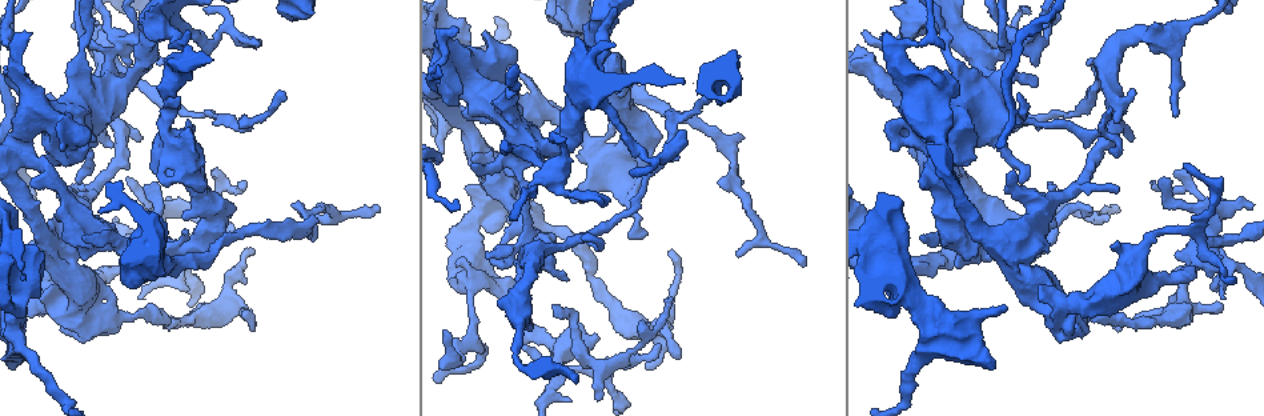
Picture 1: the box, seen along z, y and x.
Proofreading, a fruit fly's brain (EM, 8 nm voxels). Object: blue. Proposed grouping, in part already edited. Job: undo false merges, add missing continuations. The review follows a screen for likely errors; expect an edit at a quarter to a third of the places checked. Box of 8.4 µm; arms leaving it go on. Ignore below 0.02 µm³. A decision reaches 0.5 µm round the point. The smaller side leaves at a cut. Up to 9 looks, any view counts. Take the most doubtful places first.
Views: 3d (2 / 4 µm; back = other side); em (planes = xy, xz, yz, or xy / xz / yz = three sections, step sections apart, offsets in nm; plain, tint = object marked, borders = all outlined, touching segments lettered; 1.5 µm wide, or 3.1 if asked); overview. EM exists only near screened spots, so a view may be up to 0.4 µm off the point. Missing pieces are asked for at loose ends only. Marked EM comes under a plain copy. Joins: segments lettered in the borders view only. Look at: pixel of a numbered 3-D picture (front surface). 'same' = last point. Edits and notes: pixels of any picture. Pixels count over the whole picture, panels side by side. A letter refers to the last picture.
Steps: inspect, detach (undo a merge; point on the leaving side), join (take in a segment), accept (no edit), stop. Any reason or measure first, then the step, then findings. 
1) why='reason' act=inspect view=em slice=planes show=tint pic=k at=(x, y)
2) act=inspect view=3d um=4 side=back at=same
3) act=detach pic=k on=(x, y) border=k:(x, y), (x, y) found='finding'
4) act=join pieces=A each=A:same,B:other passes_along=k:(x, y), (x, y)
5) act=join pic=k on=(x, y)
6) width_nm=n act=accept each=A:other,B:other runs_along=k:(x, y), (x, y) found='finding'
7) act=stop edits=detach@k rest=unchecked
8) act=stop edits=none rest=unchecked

why='free end' act=inspect view=em slice=planes show=borders pic=1 at=(1176, 115)

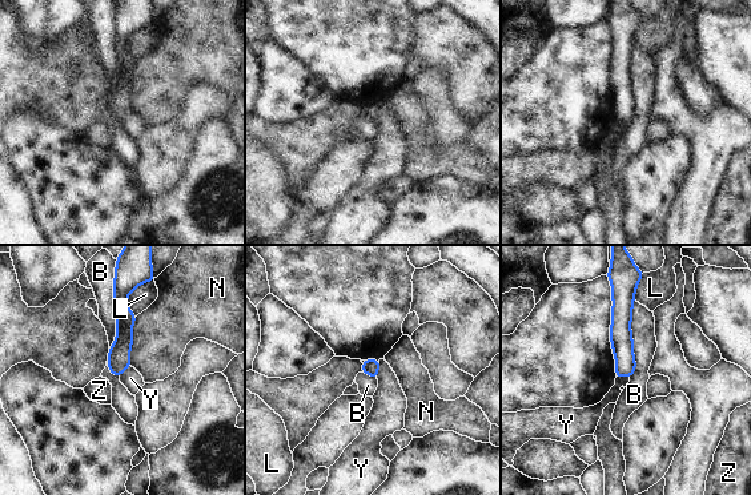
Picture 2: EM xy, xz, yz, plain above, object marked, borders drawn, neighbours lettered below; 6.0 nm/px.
act=accept each=B:other,L:other,N:other,Y:other,Z:other border=2:(634, 300), (635, 370), (630, 377) found='none of them fits'

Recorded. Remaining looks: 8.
why='free end' act=inspect view=em um=3.1 slice=planes show=borders pic=1 at=(258, 44)

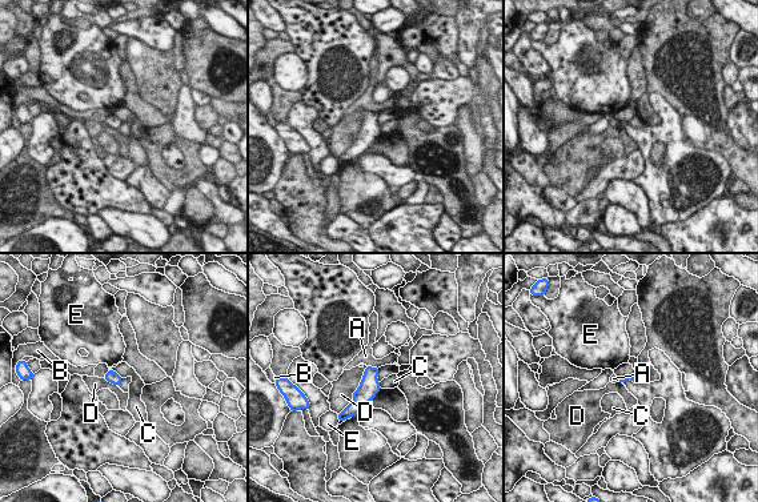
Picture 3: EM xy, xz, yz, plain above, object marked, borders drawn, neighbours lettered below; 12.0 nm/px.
act=accept each=A:other,B:other,C:other,D:other,E:other border=3:(636, 372), (630, 376), (620, 377) found='none of them fits'

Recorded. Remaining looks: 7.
why='free end' act=inspect view=3d um=2 pic=1 at=(1103, 221)

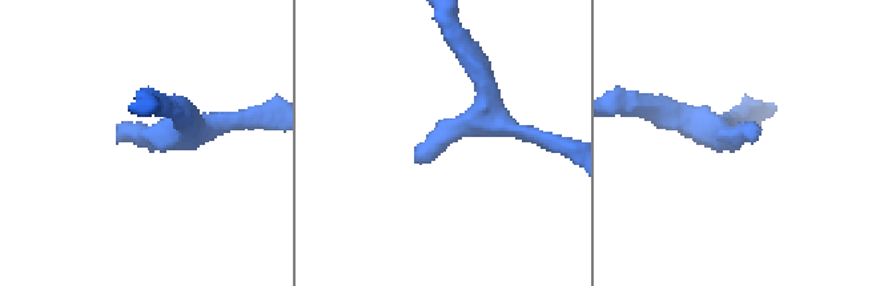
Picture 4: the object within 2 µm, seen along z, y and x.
why='need the tissue' act=inspect view=em slice=xy step=4 show=tint pic=4 at=(417, 151)

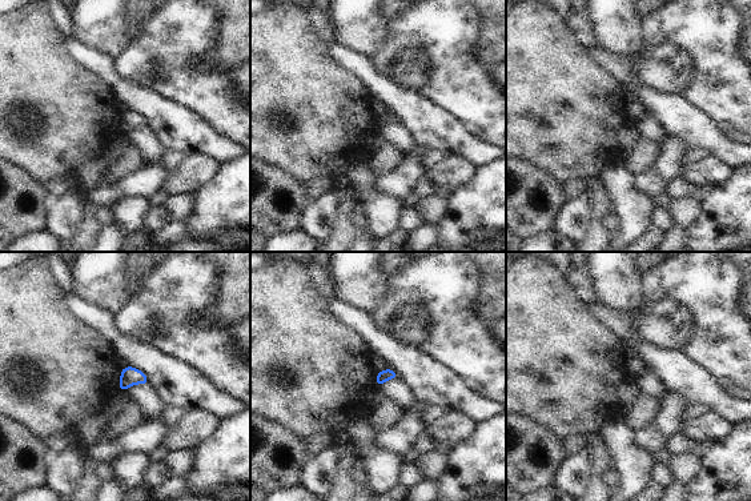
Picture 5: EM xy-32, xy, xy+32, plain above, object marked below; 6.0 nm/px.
act=inspect view=em slice=xy step=4 show=borders at=same

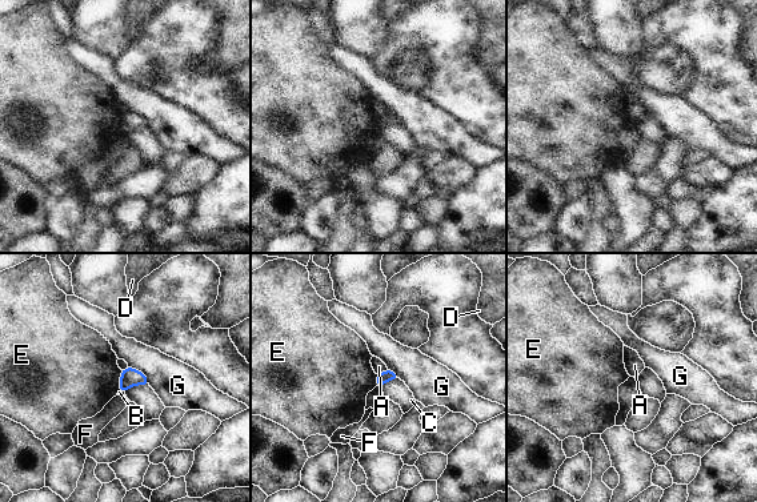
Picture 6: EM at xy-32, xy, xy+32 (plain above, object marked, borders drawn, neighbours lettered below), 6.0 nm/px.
act=accept each=A:other,B:other,C:other,D:other,E:other,F:other,G:other border=6:(121, 370), (119, 390) found='none of them fits'

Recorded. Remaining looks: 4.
why='free end' act=inspect view=em slice=planes show=borders pic=1 at=(642, 236)

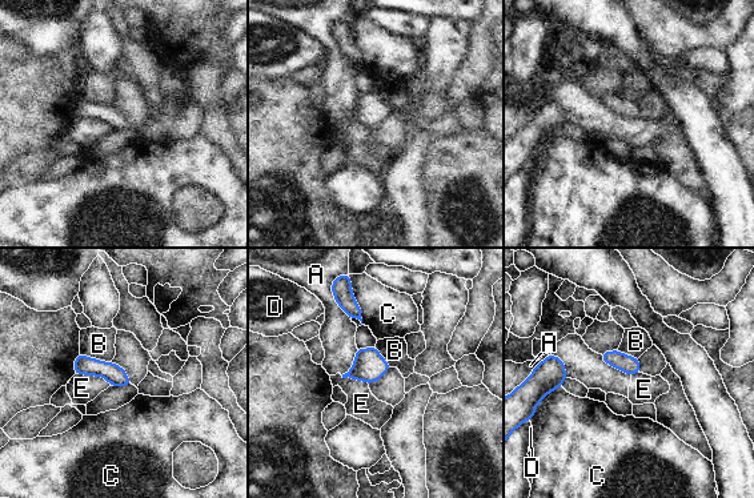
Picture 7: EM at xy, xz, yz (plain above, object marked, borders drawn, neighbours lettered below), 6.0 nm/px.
width_nm=120 act=accept each=A:other,B:other,C:other,D:other,E:other runs_along=7:(77, 364), (107, 369), (125, 381) found='no lettered segment goes on from it'

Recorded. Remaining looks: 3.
act=stop edits=none rest=unchecked

